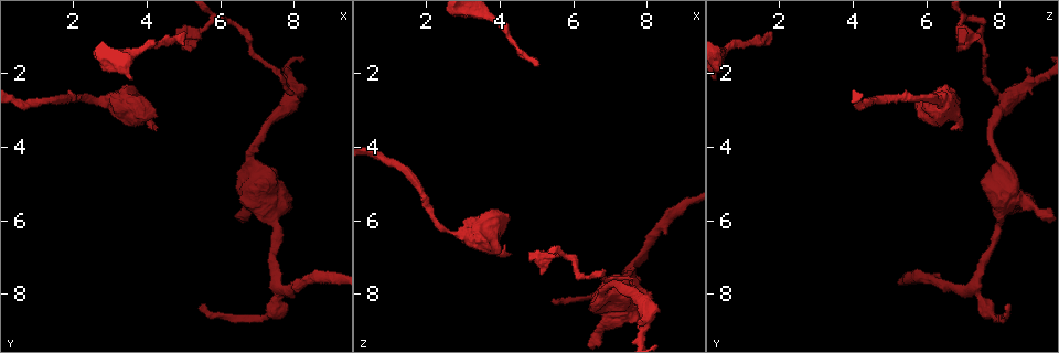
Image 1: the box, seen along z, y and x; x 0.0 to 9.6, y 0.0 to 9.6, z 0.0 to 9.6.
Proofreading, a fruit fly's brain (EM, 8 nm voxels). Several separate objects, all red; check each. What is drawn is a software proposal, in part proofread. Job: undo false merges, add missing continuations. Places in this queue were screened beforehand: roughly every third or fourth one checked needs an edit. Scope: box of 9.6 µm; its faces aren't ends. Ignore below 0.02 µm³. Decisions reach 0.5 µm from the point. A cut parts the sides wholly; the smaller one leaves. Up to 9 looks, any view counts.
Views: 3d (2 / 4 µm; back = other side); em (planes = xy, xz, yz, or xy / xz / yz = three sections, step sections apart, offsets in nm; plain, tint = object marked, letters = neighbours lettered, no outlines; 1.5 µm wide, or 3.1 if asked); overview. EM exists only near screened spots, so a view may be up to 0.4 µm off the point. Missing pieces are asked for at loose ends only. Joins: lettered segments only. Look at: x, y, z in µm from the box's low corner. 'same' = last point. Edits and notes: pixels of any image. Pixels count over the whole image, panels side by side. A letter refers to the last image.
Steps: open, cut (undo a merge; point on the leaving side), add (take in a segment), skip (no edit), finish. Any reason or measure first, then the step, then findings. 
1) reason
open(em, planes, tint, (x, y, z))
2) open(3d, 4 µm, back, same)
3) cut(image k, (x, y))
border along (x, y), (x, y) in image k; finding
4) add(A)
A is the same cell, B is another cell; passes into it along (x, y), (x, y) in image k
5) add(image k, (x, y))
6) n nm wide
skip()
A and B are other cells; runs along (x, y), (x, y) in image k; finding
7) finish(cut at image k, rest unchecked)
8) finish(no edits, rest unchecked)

thick end
open(3d, 4 µm, (7.90, 5.80, 8.55))

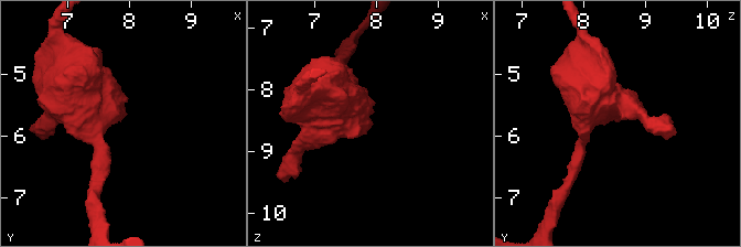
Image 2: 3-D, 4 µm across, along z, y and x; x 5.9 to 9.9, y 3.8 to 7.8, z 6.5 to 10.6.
now the EM
open(em, planes, letters, (7.85, 5.75, 8.55))

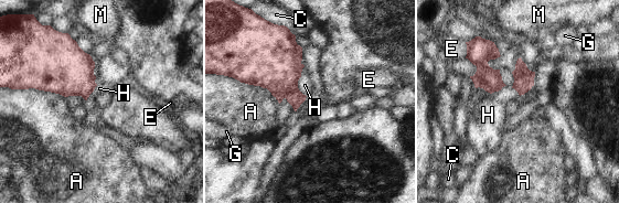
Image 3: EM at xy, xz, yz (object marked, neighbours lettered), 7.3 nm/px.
skip()
A, C, E, G, H and M are other cells; no lettered segment goes on from it

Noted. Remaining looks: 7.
an open end
open(3d, 2 µm, (4.20, 3.50, 6.65))

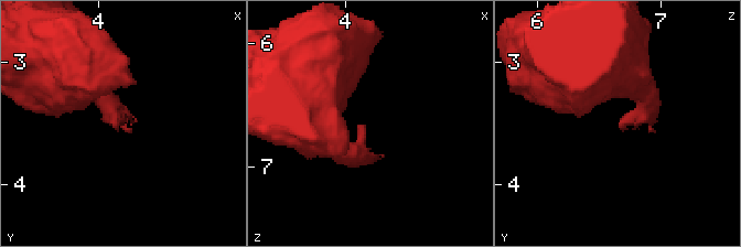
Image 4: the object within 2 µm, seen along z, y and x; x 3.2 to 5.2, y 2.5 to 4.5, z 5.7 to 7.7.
open(em, xy, step 8, letters, (4.16, 3.54, 6.66))

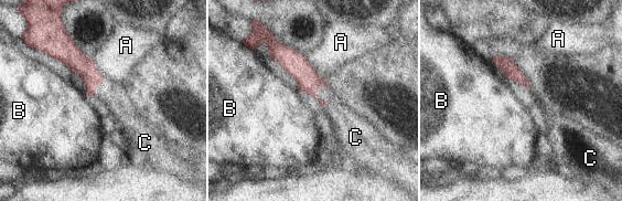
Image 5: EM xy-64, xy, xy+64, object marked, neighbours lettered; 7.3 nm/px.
add(C)
C is the same cell, A and B are other cells; passes into it along (304, 74), (318, 98), (343, 120) in image 5; the neuron continues

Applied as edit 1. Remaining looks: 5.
thick turns thin
open(3d, 2 µm, back, (7.95, 2.70, 8.20))

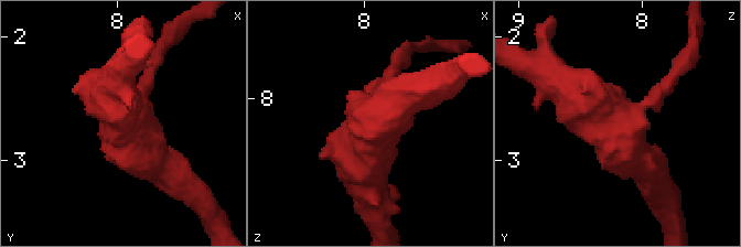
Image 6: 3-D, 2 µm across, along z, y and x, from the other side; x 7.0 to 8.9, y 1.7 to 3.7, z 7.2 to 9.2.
3 arms; shape alone is not enough
open(em, xy, step 4, tint, (7.94, 2.72, 8.20))

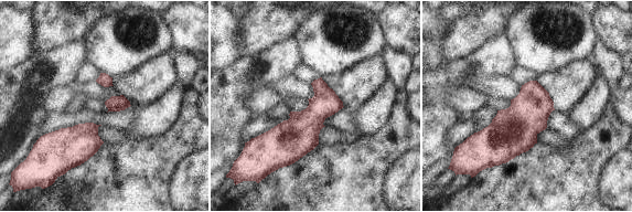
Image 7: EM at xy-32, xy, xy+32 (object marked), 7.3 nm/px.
another direction
open(em, planes, letters, same)

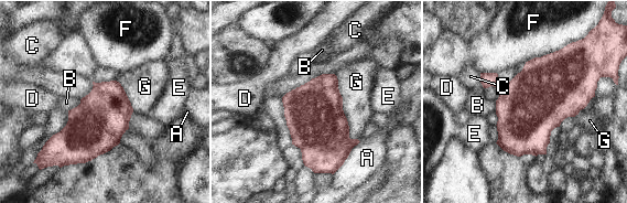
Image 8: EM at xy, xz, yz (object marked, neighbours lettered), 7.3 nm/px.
380 nm wide
skip()
A, B, C, D, E, F and G are other cells; border along (334, 73), (348, 136), (358, 140) in image 8; all the same neuron

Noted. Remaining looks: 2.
free end
open(em, planes, letters, (5.20, 1.40, 6.85))

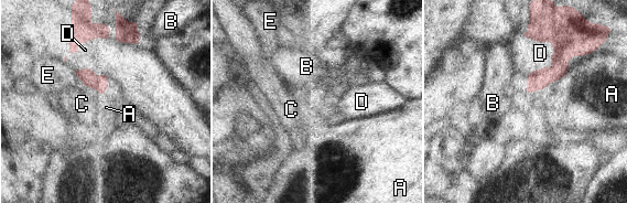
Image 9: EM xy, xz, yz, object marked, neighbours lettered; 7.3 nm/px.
skip()
A, B, C, D and E are other cells; no lettered segment goes on from it

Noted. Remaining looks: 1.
finish(add at image 5, rest unchecked)

